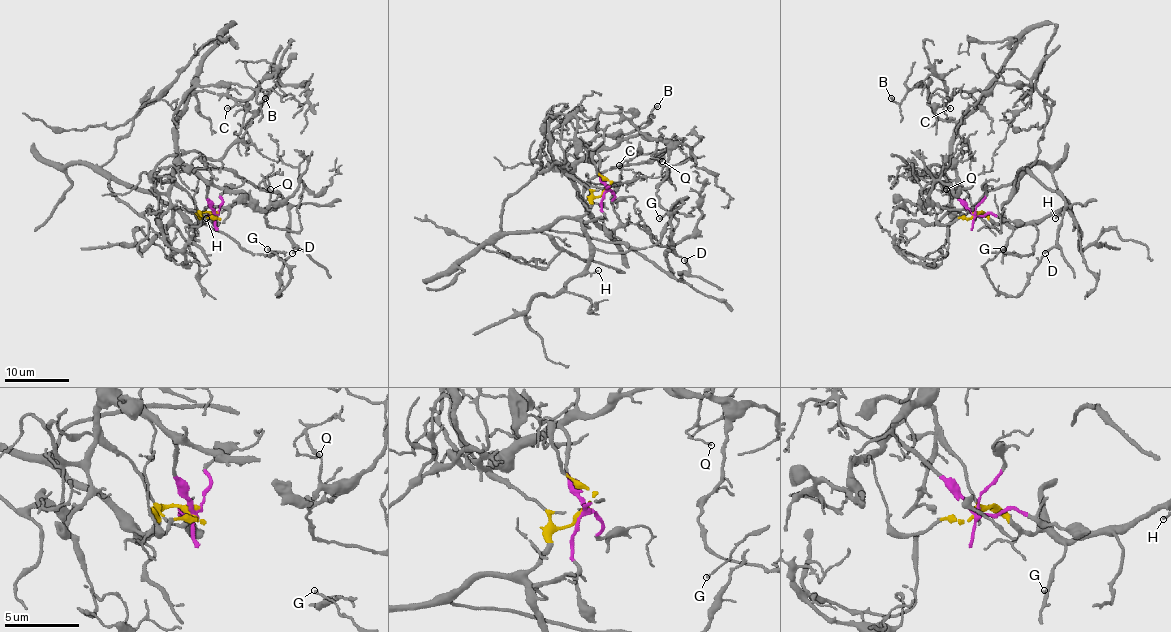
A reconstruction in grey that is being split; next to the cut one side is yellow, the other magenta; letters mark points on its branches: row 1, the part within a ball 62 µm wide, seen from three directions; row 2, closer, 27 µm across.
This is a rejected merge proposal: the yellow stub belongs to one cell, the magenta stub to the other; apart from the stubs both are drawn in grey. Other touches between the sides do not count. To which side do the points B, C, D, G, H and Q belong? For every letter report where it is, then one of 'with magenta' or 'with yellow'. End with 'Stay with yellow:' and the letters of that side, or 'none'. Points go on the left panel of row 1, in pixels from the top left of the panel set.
B: at (265, 98); with magenta
C: at (227, 108); with magenta
D: at (292, 253); with yellow
G: at (267, 249); with yellow
H: at (206, 218); with yellow
Q: at (270, 189); with magenta
Stay with yellow: D, G, H

